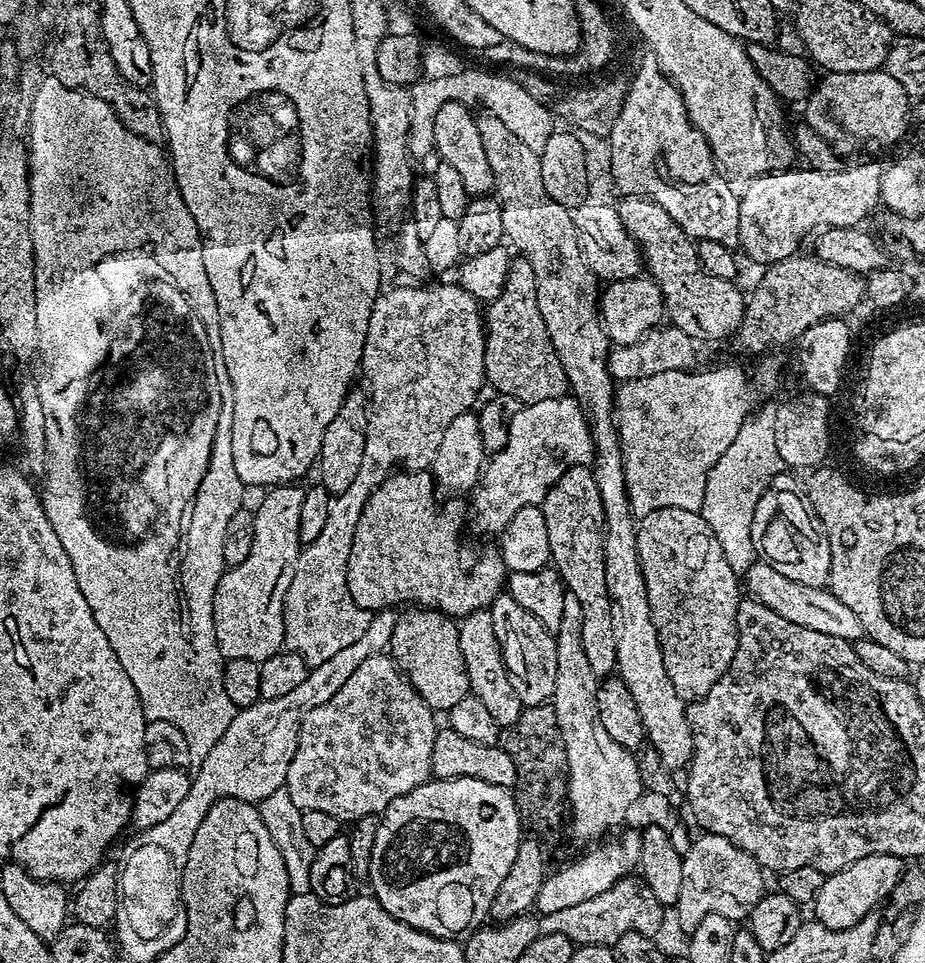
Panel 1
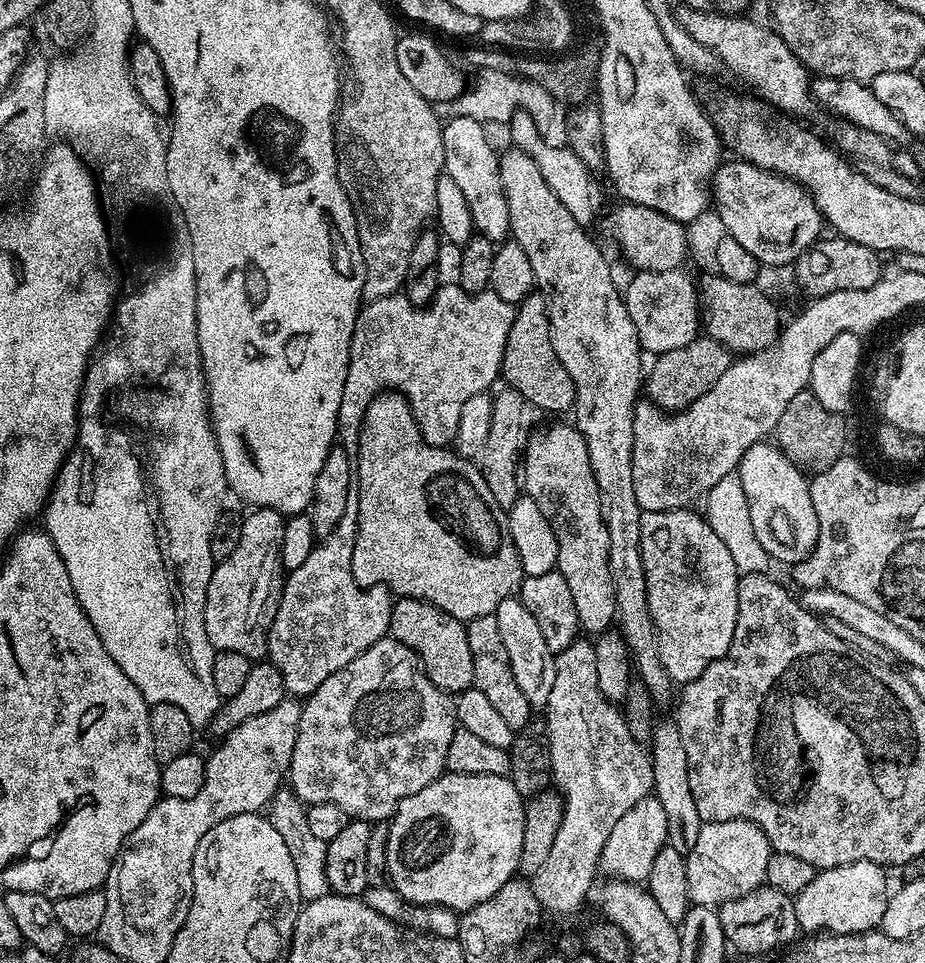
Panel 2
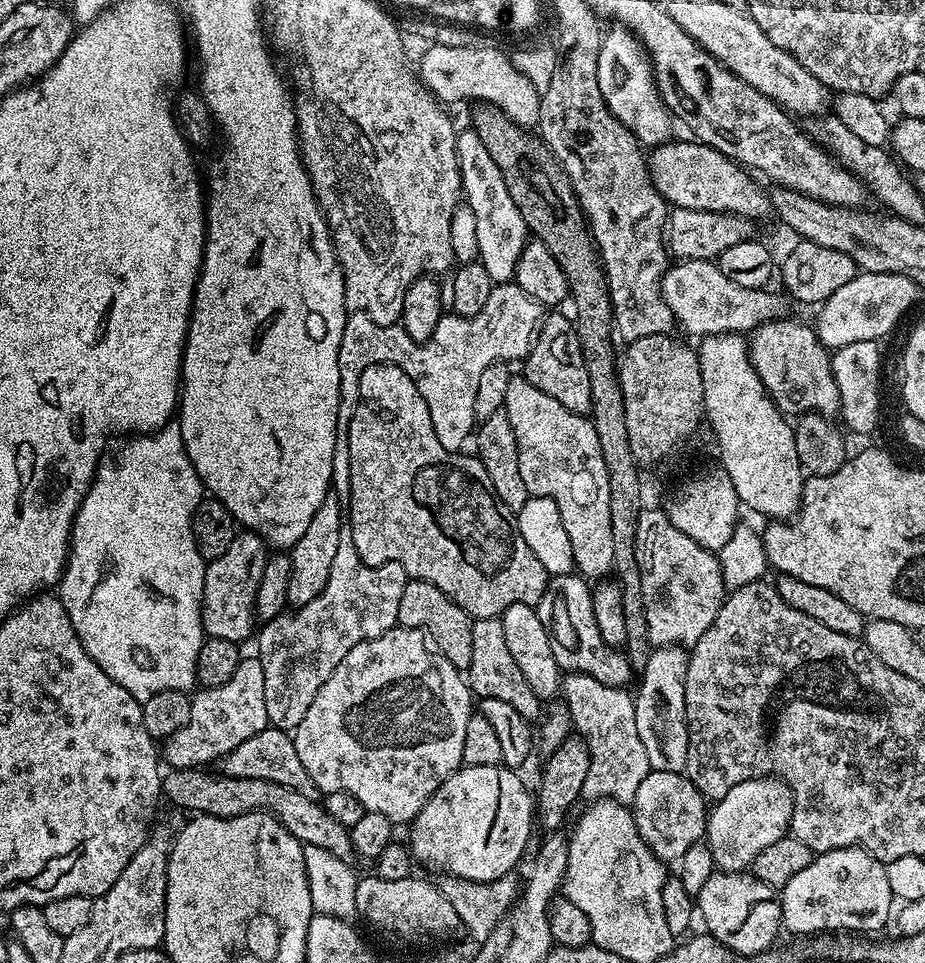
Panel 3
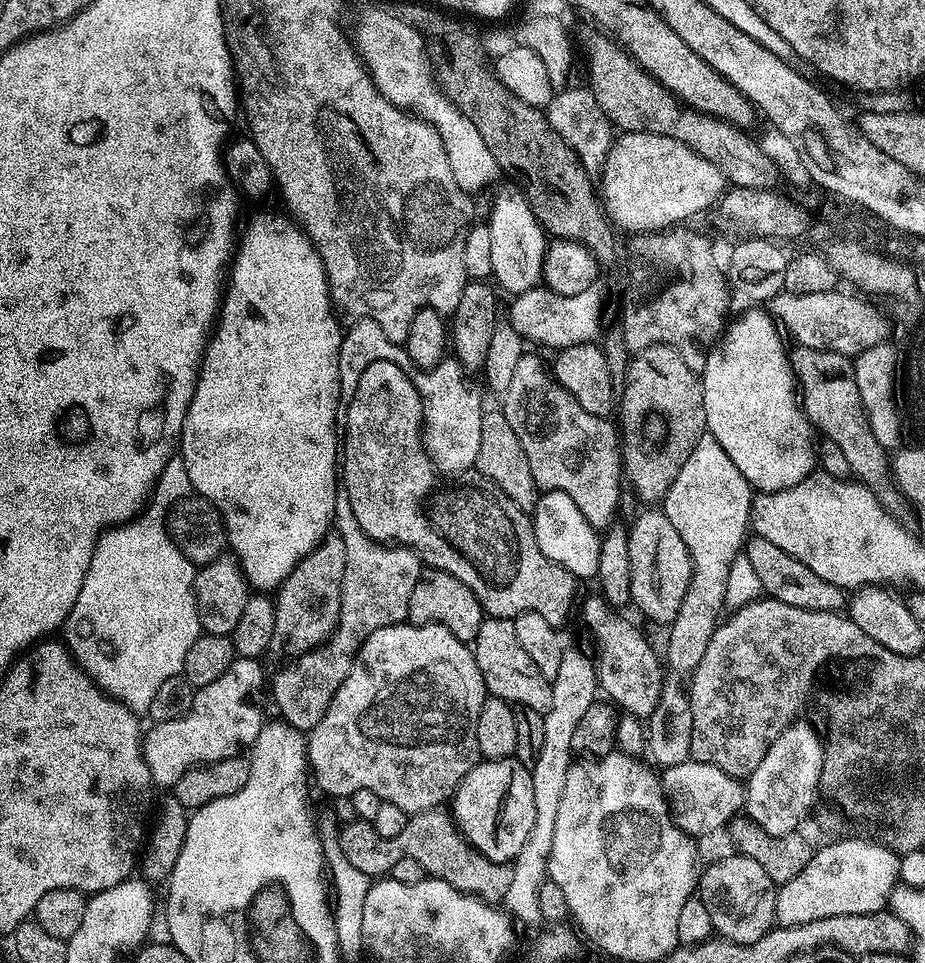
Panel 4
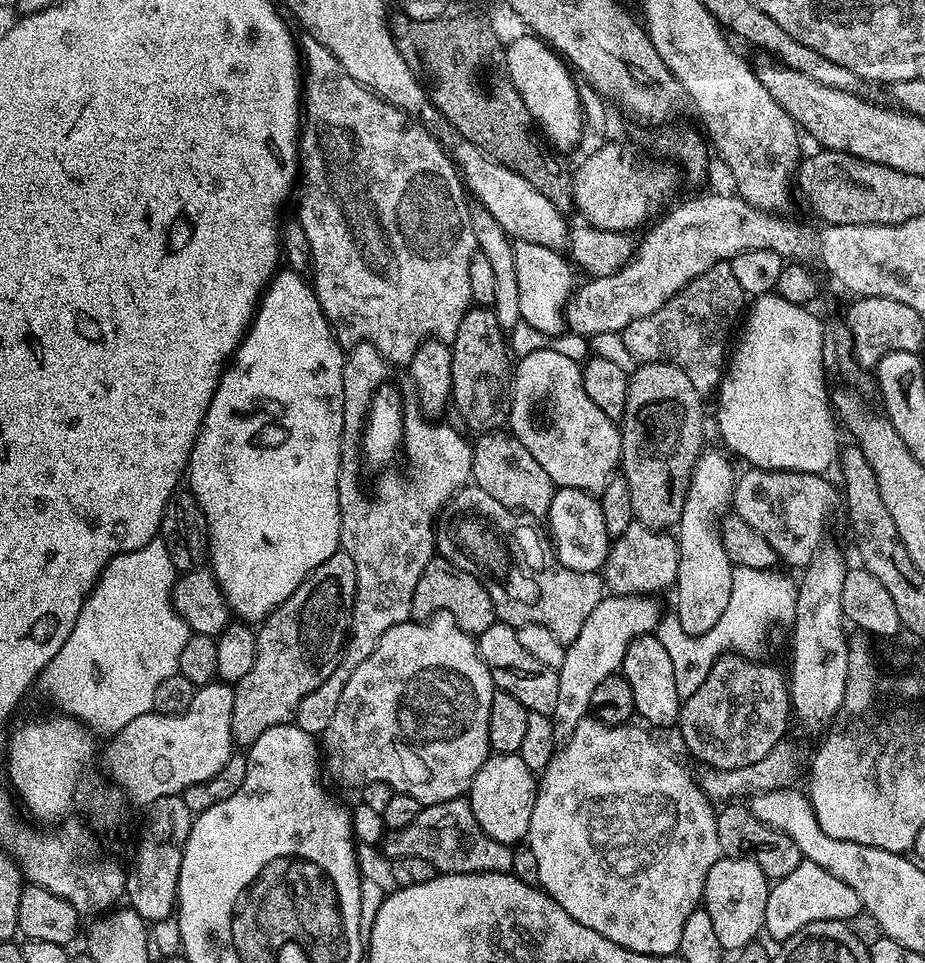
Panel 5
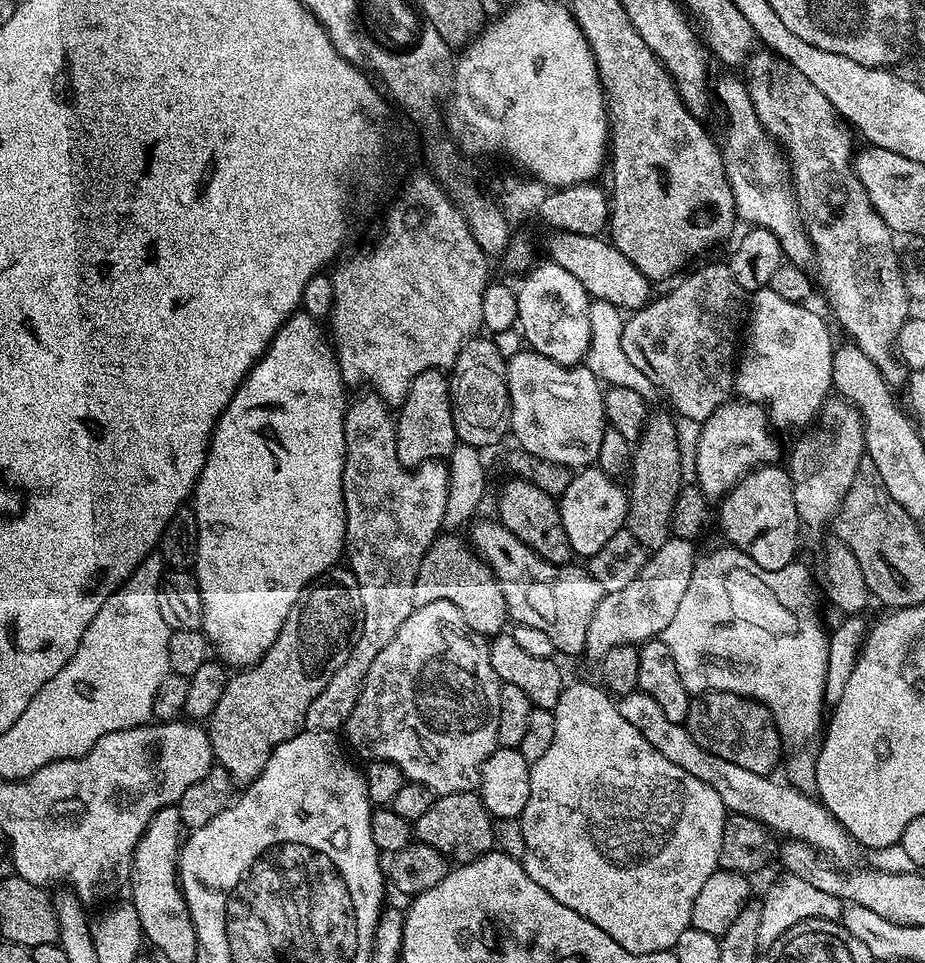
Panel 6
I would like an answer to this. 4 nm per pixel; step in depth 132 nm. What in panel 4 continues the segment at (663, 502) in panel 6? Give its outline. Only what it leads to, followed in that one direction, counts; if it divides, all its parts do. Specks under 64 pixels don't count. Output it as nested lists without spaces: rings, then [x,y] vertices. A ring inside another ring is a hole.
[[[653,344],[645,352],[633,355],[628,361],[628,371],[624,373],[622,391],[618,396],[618,435],[622,453],[622,472],[632,483],[636,496],[652,506],[663,501],[674,485],[678,472],[685,465],[694,450],[695,443],[706,431],[706,410],[704,409],[704,386],[701,377],[682,362],[680,353],[667,344]]]

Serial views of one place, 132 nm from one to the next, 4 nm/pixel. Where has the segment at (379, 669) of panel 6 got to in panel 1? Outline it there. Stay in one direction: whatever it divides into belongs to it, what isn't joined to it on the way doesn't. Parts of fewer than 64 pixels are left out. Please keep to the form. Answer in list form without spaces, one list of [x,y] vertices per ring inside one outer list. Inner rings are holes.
[[[377,654],[366,658],[350,678],[346,678],[346,683],[330,702],[322,702],[322,706],[314,706],[306,714],[306,718],[300,727],[300,737],[298,738],[298,750],[294,750],[294,762],[290,762],[290,770],[286,774],[284,787],[288,789],[290,798],[294,798],[294,806],[302,810],[323,810],[325,814],[334,814],[341,822],[355,822],[364,816],[375,816],[382,814],[402,794],[414,790],[420,784],[425,784],[432,776],[432,755],[434,754],[434,740],[438,731],[437,717],[433,709],[429,708],[427,702],[414,690],[414,686],[408,681],[396,661],[388,654]]]

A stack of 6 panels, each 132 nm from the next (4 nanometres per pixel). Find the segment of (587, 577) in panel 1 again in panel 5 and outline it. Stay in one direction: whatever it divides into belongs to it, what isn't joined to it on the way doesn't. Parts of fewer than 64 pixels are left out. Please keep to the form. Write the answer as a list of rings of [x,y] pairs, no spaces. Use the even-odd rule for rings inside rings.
[[[536,348],[520,361],[515,361],[510,385],[510,403],[506,420],[512,435],[534,454],[534,462],[550,474],[552,483],[562,488],[581,488],[583,492],[599,494],[608,485],[610,477],[620,468],[620,430],[617,421],[606,418],[586,395],[582,386],[582,368],[572,356],[556,348]]]

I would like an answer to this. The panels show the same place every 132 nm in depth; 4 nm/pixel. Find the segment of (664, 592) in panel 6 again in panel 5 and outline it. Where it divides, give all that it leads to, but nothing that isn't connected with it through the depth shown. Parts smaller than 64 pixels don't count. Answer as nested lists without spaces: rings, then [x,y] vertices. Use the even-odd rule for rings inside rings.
[[[605,595],[604,599],[590,610],[590,618],[578,630],[578,638],[564,649],[562,666],[558,670],[558,706],[554,706],[551,717],[557,737],[572,736],[578,726],[589,715],[590,694],[602,682],[602,678],[613,675],[623,665],[624,654],[632,640],[655,633],[662,619],[660,604],[656,598],[642,596]]]

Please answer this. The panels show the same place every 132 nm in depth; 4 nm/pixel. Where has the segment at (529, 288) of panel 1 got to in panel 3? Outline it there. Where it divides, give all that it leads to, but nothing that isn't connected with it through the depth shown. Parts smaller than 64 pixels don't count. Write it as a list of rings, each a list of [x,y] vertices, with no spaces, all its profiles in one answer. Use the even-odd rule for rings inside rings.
[[[560,310],[543,317],[538,325],[538,331],[533,339],[531,348],[528,349],[522,361],[522,375],[542,394],[550,394],[579,416],[588,416],[592,410],[592,390],[590,388],[590,374],[586,370],[586,362],[582,354],[580,339],[576,333],[576,325],[571,319],[568,320],[560,313]]]

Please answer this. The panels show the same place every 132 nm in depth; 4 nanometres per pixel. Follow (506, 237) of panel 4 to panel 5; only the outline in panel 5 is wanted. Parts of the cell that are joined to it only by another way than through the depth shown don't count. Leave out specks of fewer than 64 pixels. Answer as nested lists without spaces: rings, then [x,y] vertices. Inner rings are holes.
[[[519,242],[513,247],[513,252],[514,270],[518,272],[521,321],[544,336],[556,336],[560,331],[563,333],[566,328],[566,309],[574,291],[573,269],[569,261],[560,252],[554,252],[546,246],[534,246],[534,242]]]

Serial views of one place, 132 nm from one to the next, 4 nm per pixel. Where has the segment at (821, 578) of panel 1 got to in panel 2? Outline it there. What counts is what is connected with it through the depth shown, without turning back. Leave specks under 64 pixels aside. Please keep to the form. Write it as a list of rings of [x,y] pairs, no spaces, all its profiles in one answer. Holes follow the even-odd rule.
[[[772,442],[750,446],[750,450],[746,450],[740,460],[738,475],[750,506],[750,522],[754,522],[754,530],[758,534],[758,542],[762,542],[762,550],[766,550],[773,561],[781,560],[785,566],[802,562],[818,542],[818,514],[814,514],[814,502],[810,502],[809,477],[798,471],[794,462],[790,462],[790,458],[786,458]]]

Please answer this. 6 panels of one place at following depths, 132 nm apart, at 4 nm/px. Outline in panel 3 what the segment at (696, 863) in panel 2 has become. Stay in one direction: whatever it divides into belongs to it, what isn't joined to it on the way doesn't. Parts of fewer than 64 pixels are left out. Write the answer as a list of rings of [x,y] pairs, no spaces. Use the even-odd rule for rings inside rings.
[[[759,776],[730,790],[711,805],[706,829],[706,845],[713,854],[715,867],[722,872],[742,872],[751,869],[754,858],[766,846],[789,835],[792,827],[792,791],[783,779]]]

